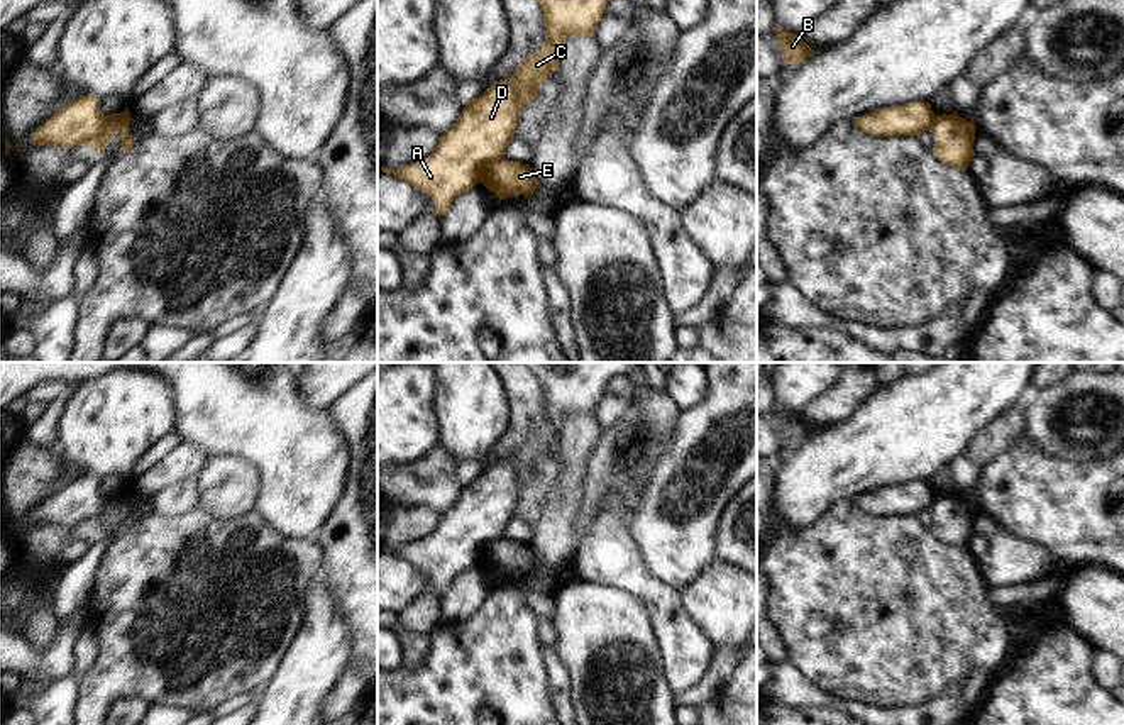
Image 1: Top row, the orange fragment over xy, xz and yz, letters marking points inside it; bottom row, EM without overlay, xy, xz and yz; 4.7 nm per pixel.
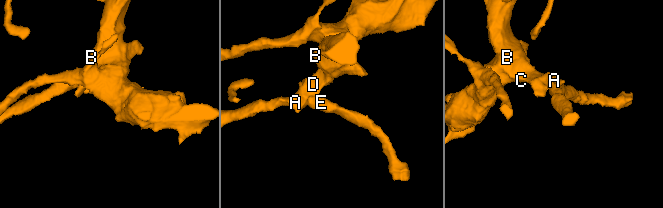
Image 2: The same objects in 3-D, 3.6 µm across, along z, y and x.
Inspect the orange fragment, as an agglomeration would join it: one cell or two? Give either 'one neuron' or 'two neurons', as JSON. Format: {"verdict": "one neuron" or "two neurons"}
{"verdict": "two neurons"}

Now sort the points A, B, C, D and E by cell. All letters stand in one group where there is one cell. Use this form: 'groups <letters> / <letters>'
groups A B C D / E

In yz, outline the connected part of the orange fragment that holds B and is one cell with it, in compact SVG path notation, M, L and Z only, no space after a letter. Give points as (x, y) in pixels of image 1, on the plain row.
M775 407L775 413L779 417L779 427L782 432L782 439L787 444L799 444L806 437L809 437L816 432L797 413L789 413L789 412L777 408L777 407Z

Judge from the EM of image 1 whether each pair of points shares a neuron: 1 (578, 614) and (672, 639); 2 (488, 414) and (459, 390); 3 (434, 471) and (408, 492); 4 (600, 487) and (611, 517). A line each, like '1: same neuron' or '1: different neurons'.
1: different neurons
2: same neuron
3: same neuron
4: different neurons

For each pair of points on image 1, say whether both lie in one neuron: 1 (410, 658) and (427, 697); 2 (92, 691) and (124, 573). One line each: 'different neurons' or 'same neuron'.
1: different neurons
2: same neuron

